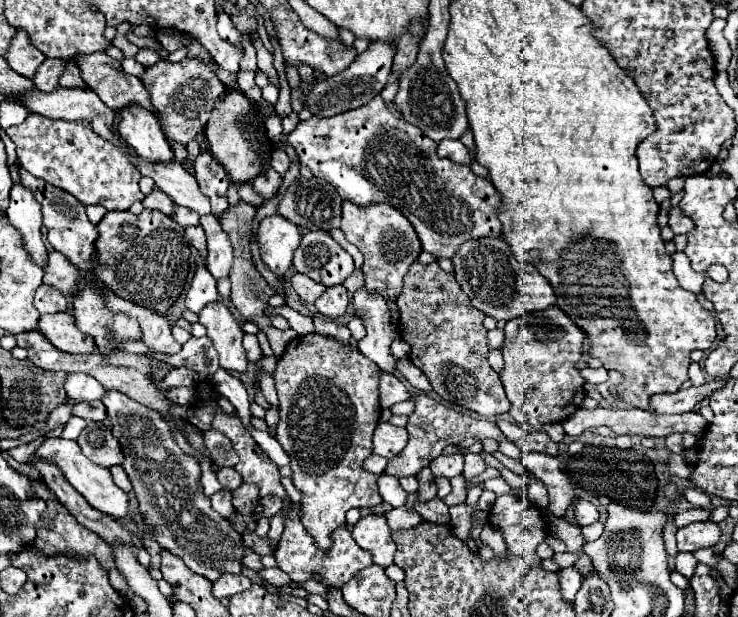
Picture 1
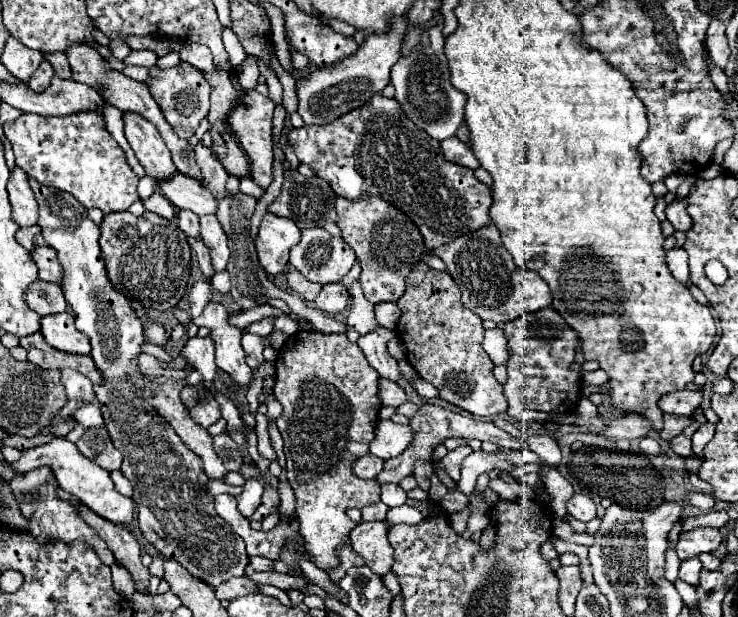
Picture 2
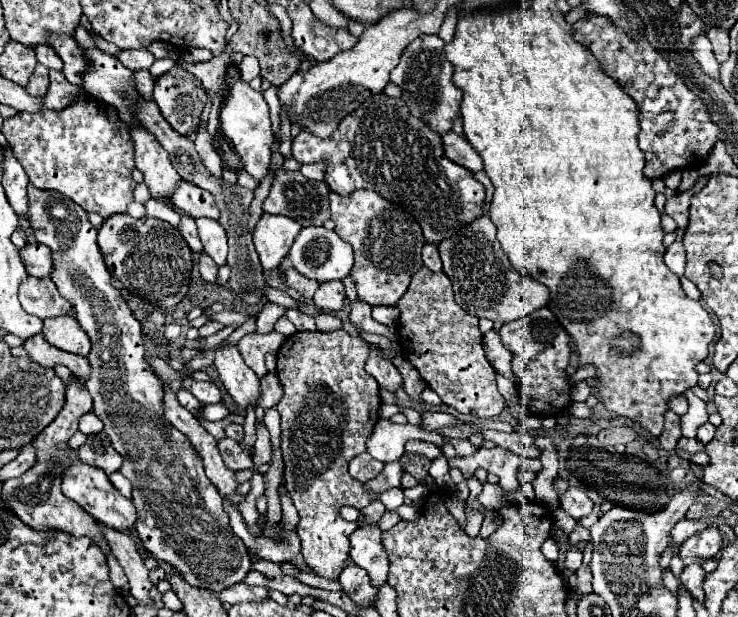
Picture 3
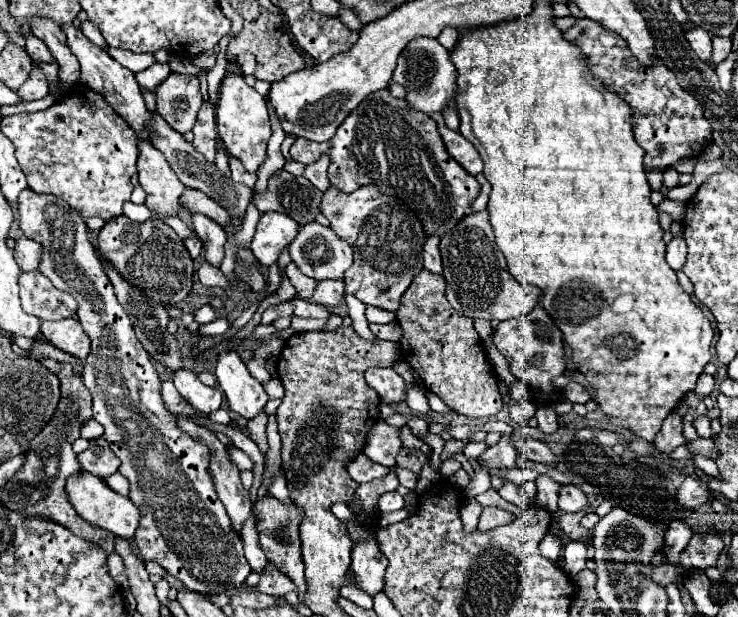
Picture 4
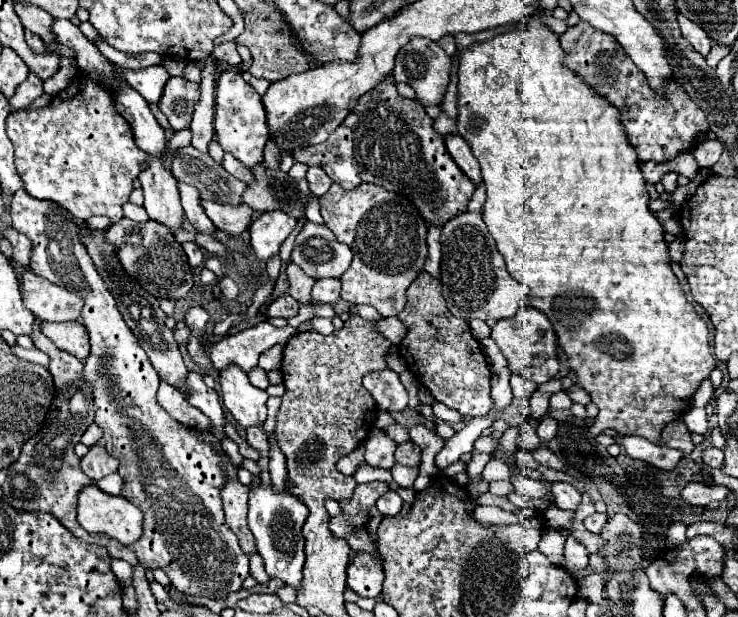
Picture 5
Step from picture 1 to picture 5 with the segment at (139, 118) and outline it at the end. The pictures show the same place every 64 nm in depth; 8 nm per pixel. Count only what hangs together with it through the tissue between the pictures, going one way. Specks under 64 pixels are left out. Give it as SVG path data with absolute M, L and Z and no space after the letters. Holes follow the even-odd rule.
M148 156L140 176L144 190L144 208L150 220L156 220L168 226L172 232L182 226L184 210L180 208L180 190L176 188L178 180L164 166L164 160L156 160L156 156Z

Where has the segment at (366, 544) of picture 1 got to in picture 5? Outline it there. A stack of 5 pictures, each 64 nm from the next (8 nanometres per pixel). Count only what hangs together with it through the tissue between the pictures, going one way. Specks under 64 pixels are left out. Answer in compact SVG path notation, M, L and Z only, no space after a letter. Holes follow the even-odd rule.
M360 552L360 556L352 558L348 566L348 586L366 598L378 598L382 592L384 568L380 556L372 556L368 552Z

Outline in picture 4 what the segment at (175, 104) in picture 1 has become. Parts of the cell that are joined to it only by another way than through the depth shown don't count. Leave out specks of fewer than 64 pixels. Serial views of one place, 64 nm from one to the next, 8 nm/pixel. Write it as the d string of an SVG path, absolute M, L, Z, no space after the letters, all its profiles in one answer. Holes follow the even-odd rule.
M172 72L156 88L158 114L180 134L186 134L196 124L196 112L202 106L200 80Z

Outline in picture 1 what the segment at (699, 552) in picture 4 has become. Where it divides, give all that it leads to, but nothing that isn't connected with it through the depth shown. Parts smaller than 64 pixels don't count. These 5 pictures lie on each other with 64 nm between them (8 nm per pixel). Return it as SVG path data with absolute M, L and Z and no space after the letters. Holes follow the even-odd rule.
M706 520L706 522L692 522L684 528L678 530L676 540L678 540L678 548L692 552L696 548L706 548L706 546L714 546L720 538L720 528L718 524Z

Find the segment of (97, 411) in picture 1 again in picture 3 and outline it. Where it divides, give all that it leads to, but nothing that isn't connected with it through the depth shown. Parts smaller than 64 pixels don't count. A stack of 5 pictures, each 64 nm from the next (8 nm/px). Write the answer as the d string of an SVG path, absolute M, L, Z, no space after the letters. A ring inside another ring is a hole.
M88 412L88 414L80 416L80 430L82 430L84 434L100 432L100 430L102 430L102 420L100 420L94 412Z

